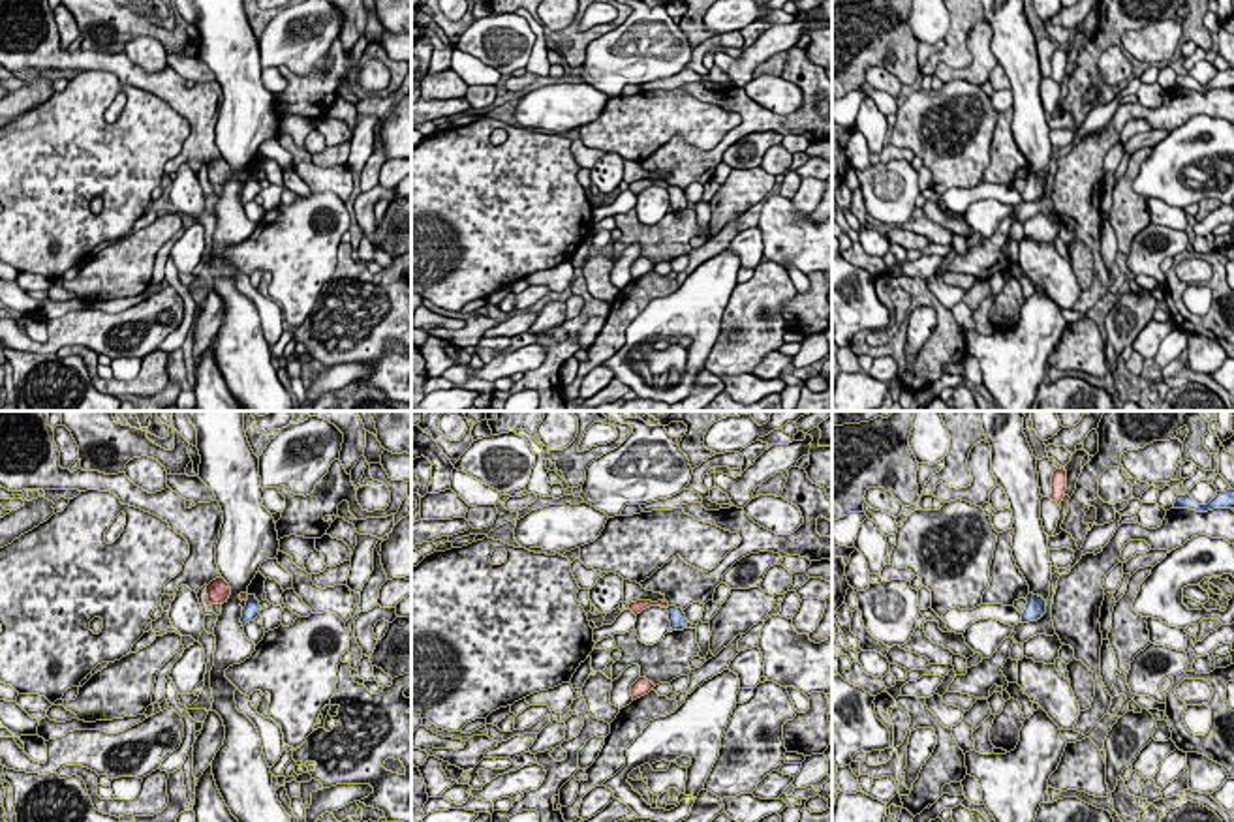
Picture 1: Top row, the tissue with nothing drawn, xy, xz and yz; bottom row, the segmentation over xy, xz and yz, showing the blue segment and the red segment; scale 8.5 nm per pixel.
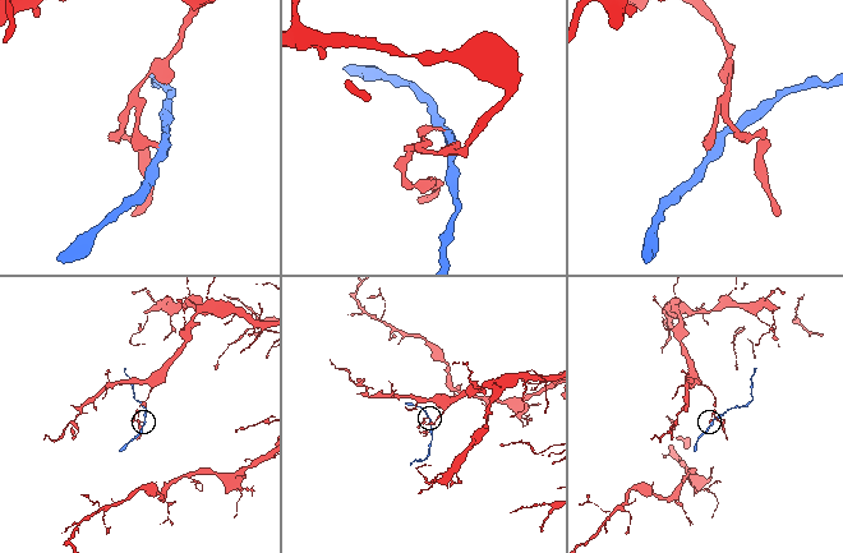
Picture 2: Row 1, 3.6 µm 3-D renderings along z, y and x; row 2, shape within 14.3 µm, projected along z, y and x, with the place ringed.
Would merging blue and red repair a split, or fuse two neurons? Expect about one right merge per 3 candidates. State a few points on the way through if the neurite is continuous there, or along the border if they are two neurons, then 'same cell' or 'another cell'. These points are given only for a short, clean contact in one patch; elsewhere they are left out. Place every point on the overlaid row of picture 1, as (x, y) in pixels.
border xy (248, 595), (246, 601); another cell

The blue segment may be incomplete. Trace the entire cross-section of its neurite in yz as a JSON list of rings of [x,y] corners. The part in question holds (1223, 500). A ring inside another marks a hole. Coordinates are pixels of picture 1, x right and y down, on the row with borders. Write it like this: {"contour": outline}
{"contour": [[[1234,490],[1217,492],[1208,505],[1198,505],[1189,494],[1178,495],[1172,509],[1189,509],[1196,512],[1208,512],[1213,509],[1234,509]]]}

